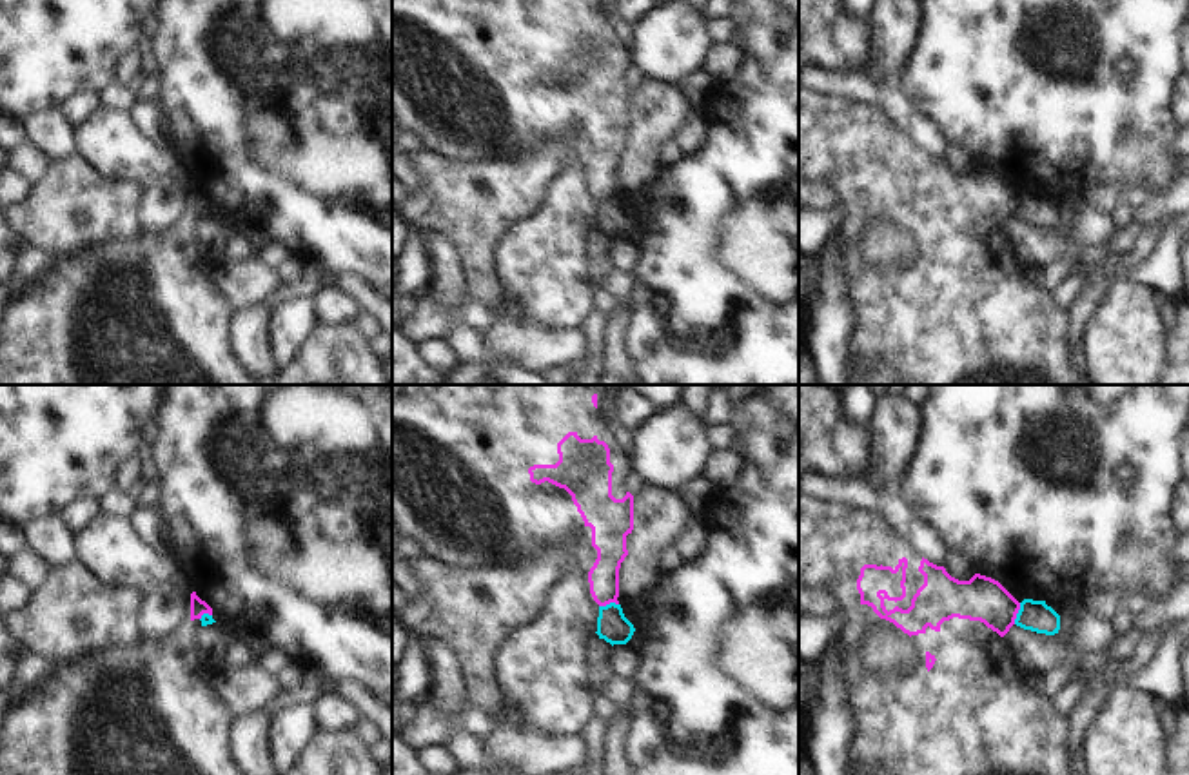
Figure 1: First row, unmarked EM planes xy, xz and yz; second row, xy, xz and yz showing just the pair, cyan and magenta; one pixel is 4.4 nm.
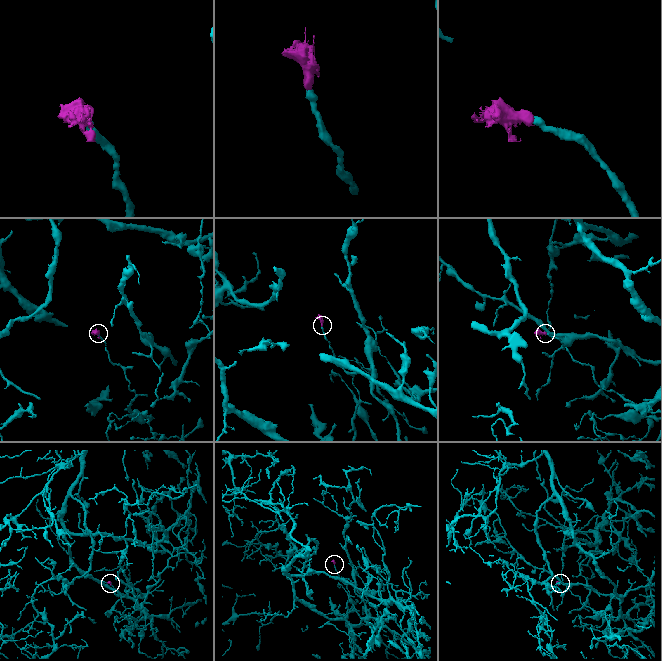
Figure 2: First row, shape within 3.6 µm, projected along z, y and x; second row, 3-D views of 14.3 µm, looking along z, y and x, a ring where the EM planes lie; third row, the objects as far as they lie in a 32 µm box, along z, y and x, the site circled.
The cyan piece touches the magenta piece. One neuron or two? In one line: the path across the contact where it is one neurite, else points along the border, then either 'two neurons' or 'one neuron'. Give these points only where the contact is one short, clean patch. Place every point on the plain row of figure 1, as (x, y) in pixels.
border yz (1021, 196), (1013, 216); two neurons

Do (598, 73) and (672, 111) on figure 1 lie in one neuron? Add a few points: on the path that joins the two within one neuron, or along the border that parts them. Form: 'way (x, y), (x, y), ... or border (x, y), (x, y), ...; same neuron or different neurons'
border (634, 89), (634, 122), (630, 126); different neurons

